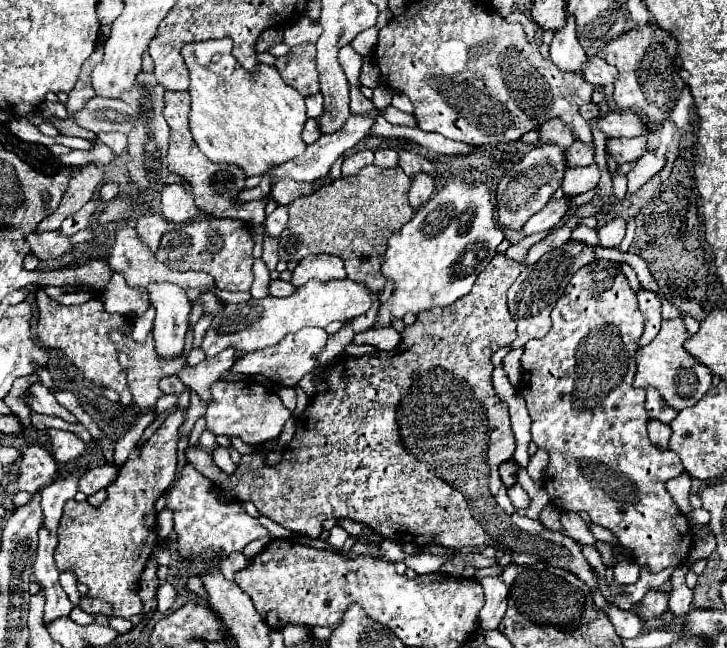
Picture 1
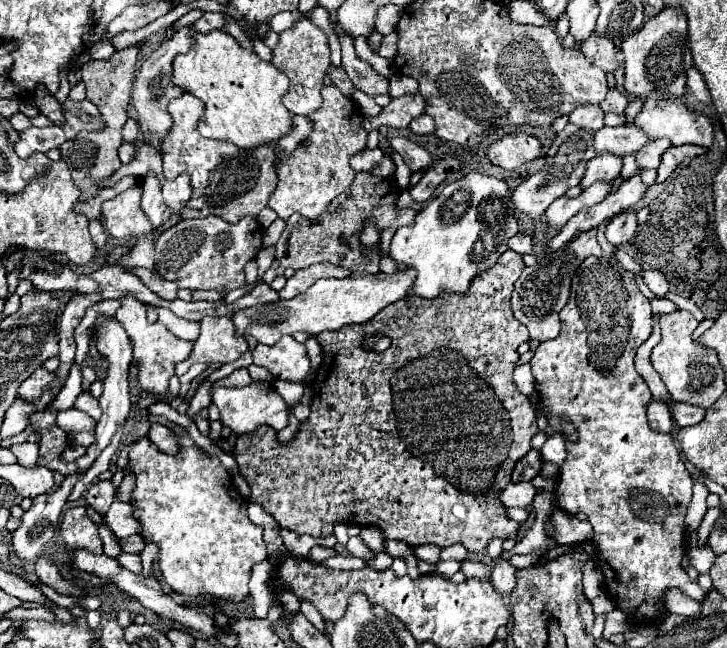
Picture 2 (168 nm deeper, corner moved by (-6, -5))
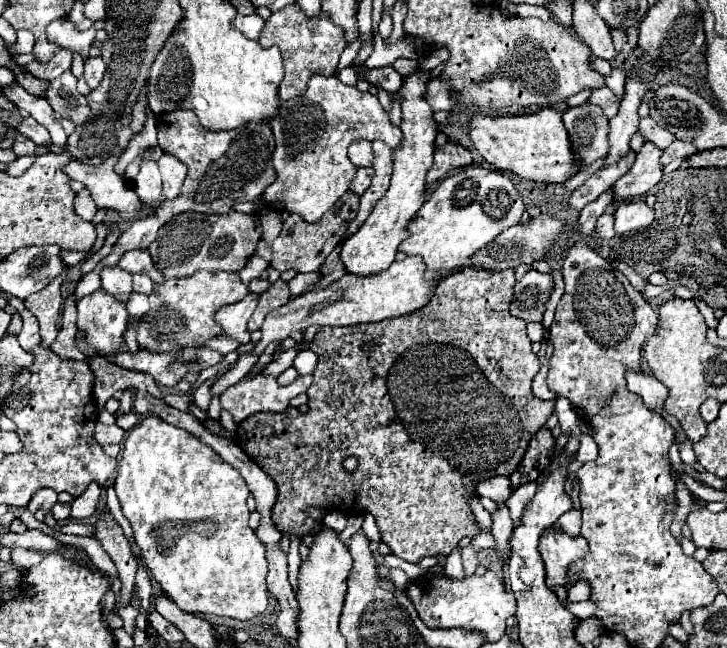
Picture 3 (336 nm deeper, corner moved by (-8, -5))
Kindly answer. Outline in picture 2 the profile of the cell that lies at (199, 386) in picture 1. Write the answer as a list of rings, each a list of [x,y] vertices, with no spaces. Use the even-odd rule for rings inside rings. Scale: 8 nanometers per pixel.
[[[204,317],[200,321],[200,337],[194,343],[190,357],[176,365],[175,374],[181,377],[194,363],[230,363],[248,351],[244,337],[236,335],[232,317]]]

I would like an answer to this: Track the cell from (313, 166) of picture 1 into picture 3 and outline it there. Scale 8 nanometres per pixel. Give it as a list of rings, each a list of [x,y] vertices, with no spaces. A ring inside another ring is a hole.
[[[432,79],[428,83],[426,101],[432,107],[432,111],[450,111],[450,107],[454,105],[454,99],[450,95],[450,85],[442,83],[440,79]]]

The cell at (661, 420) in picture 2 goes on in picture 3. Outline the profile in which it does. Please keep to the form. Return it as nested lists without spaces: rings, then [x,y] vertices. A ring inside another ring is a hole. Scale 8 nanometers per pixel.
[[[634,371],[626,373],[626,381],[628,381],[628,389],[630,389],[632,393],[640,395],[640,397],[644,399],[644,405],[646,405],[650,411],[662,415],[662,411],[664,411],[664,401],[666,401],[666,397],[668,397],[666,385],[662,385],[662,383],[660,383],[656,377],[652,377],[652,375],[634,373]]]

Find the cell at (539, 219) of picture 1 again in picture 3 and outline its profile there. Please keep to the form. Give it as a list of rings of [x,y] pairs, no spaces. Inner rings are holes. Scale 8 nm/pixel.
[[[630,151],[624,159],[620,159],[618,163],[614,165],[608,165],[608,167],[602,167],[600,171],[596,171],[582,187],[578,187],[570,199],[568,199],[568,205],[576,211],[580,211],[584,205],[588,205],[590,201],[594,201],[596,197],[600,197],[606,189],[610,189],[614,185],[614,181],[618,181],[618,177],[626,175],[630,171],[630,165],[634,163],[634,153]]]

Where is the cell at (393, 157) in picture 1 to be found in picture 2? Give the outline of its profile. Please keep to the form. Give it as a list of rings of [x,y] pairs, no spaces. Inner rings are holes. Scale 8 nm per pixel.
[[[384,157],[384,159],[380,161],[380,165],[376,165],[370,173],[374,173],[376,177],[382,177],[382,179],[384,179],[384,177],[390,177],[394,171],[396,171],[394,161],[392,161],[390,157]]]

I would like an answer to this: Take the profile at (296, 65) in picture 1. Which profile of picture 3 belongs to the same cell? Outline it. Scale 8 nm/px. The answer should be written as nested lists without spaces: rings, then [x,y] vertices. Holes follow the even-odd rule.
[[[288,5],[284,9],[272,13],[272,17],[266,21],[266,27],[262,29],[262,35],[258,41],[264,47],[276,45],[282,53],[286,73],[278,87],[278,97],[284,101],[292,99],[292,97],[300,97],[306,91],[312,75],[324,75],[324,77],[332,75],[344,47],[348,45],[344,41],[342,29],[338,29],[326,17],[326,13],[320,13],[318,17],[306,17],[298,5]]]

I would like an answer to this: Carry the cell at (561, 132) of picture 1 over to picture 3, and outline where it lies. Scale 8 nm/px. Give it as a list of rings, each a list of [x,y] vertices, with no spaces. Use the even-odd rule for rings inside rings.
[[[608,87],[594,91],[594,93],[590,95],[588,103],[592,103],[592,105],[598,105],[600,109],[604,109],[604,113],[608,115],[608,119],[612,119],[612,117],[616,115],[616,111],[618,111],[618,101],[616,101],[614,93],[612,93]]]

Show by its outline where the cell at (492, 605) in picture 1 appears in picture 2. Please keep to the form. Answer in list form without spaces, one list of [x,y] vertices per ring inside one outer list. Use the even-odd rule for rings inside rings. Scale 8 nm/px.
[[[504,555],[494,559],[494,569],[492,569],[490,581],[492,581],[494,589],[500,591],[502,595],[508,595],[516,587],[516,569],[510,565],[508,559],[504,559]]]

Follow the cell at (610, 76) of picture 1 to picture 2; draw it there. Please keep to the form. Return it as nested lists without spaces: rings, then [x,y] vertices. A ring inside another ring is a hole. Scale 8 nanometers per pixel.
[[[592,31],[590,37],[582,41],[578,47],[586,57],[590,57],[606,73],[616,71],[620,67],[620,57],[618,57],[614,43],[608,37],[598,35],[596,31]]]

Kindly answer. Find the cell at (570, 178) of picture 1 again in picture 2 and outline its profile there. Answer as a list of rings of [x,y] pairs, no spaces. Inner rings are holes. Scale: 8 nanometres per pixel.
[[[598,153],[592,161],[588,161],[588,167],[586,167],[586,175],[582,179],[582,189],[586,189],[588,185],[596,183],[596,181],[610,181],[610,179],[616,179],[620,175],[620,169],[622,169],[622,157],[614,155],[614,153]]]

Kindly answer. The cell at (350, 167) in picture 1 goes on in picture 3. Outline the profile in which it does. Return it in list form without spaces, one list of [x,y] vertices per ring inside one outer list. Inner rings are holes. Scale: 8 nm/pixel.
[[[354,141],[348,149],[348,157],[356,167],[370,167],[372,159],[374,159],[374,151],[372,151],[372,143],[370,141]]]

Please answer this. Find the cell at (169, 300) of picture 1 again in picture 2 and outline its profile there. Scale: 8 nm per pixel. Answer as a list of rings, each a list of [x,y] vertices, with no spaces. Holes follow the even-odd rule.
[[[132,269],[130,273],[134,273],[142,283],[146,283],[146,285],[148,285],[154,293],[158,293],[160,297],[164,297],[164,299],[176,299],[176,291],[178,291],[176,283],[158,277],[158,275],[152,273],[150,269]]]

